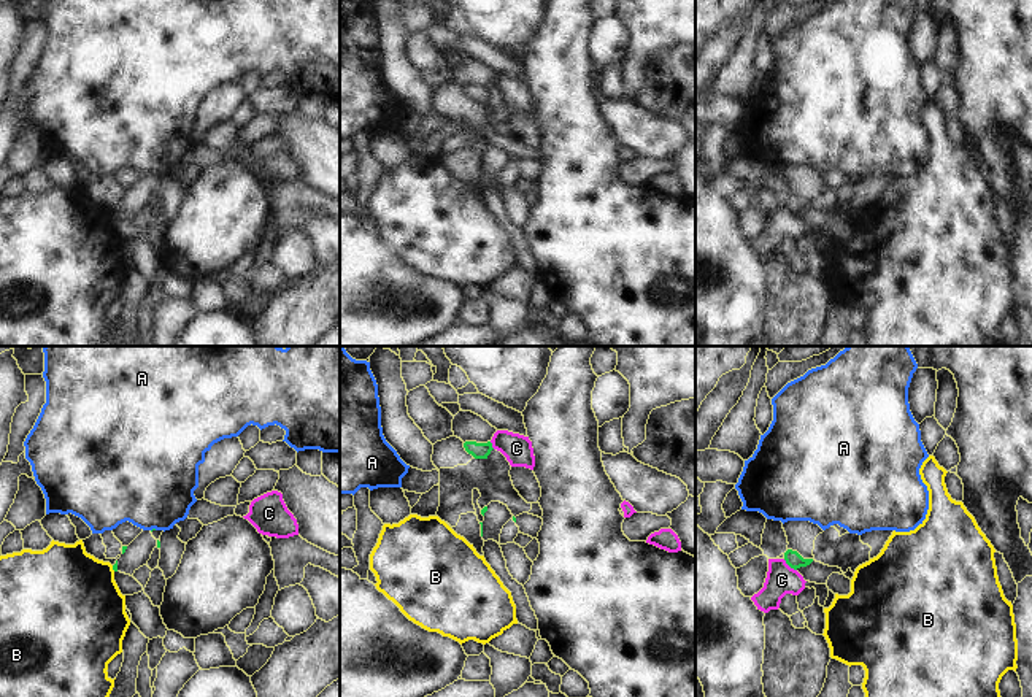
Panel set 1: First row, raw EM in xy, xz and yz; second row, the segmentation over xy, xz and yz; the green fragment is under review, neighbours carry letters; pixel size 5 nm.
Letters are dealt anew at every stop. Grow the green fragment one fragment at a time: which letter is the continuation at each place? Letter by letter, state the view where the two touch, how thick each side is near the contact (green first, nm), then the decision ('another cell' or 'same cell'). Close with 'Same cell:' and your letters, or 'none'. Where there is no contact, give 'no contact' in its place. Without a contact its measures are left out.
A: meets green in xy; 20 nm thick on the green side, 460 nm on the other; another cell
B: meets green in xy; 30 nm thick on the green side, 460 nm on the other; another cell
C: meets green in yz; 80 nm thick on the green side, 150 nm on the other; another cell
Same cell: none

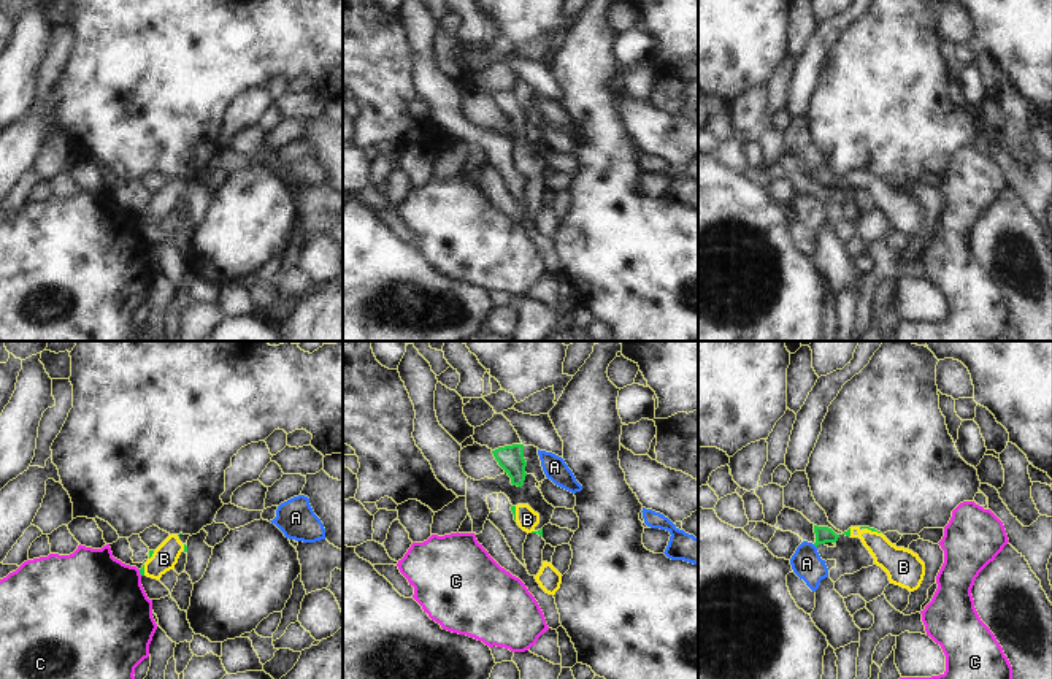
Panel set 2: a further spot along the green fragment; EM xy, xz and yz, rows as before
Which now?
A: no contact; another cell
B: meets green in yz; 20 nm thick on the green side, 180 nm on the other; same cell
C: meets green in xy; 30 nm thick on the green side, 460 nm on the other; another cell
Same cell: B

